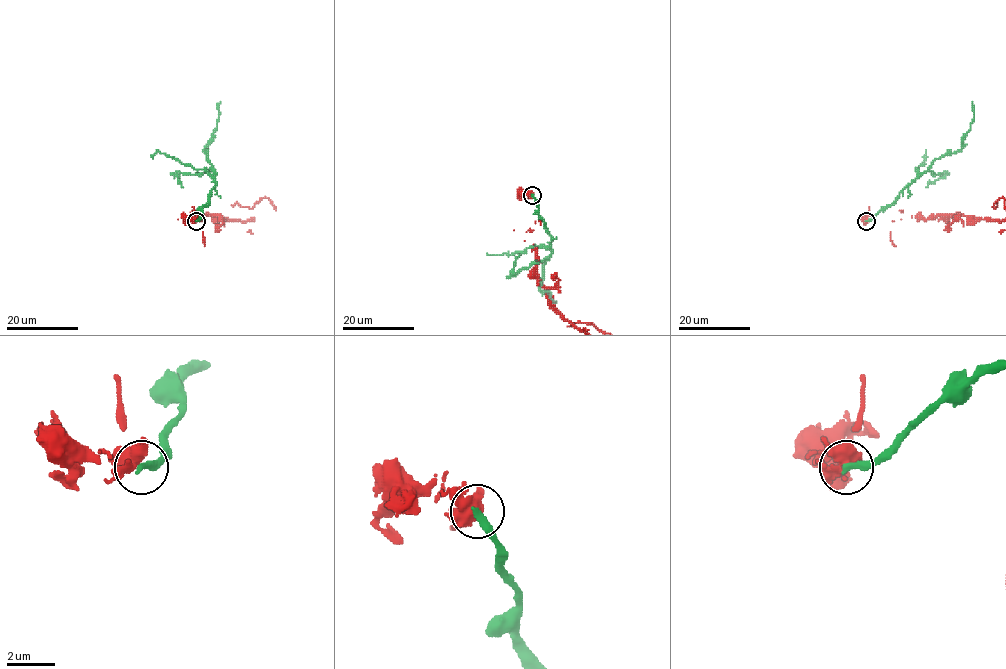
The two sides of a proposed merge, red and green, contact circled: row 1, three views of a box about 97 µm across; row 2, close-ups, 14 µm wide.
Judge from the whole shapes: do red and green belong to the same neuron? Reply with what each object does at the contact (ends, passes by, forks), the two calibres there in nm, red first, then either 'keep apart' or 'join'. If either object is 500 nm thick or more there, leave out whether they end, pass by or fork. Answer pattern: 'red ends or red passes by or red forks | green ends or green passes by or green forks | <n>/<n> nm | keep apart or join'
red forks | green ends | 480/320 nm | keep apart

